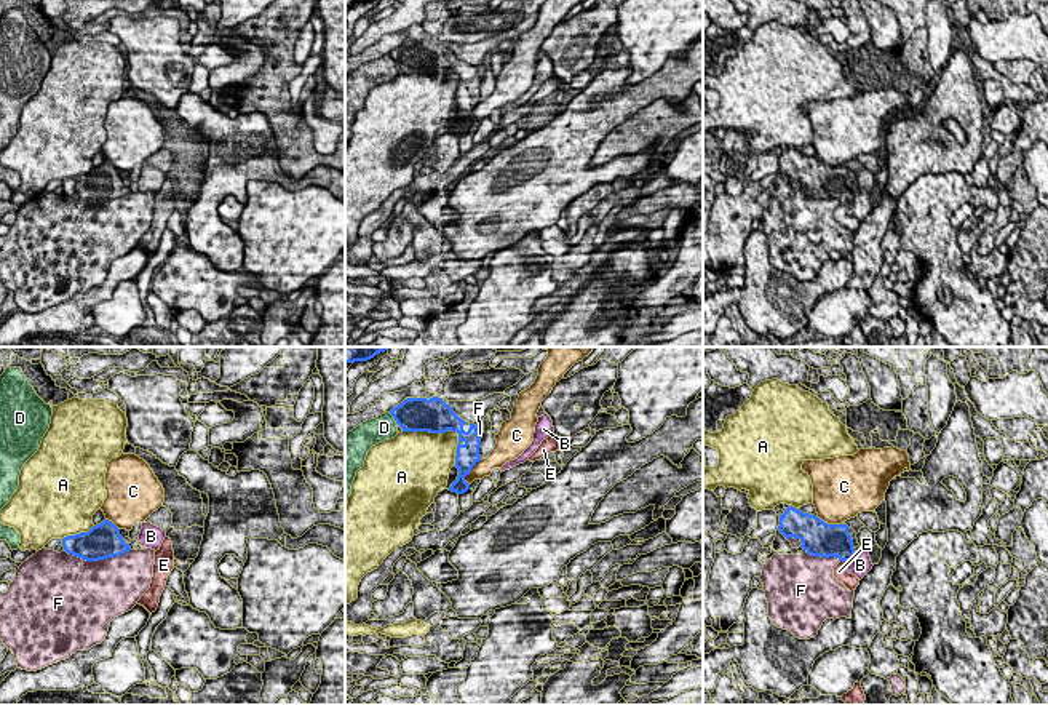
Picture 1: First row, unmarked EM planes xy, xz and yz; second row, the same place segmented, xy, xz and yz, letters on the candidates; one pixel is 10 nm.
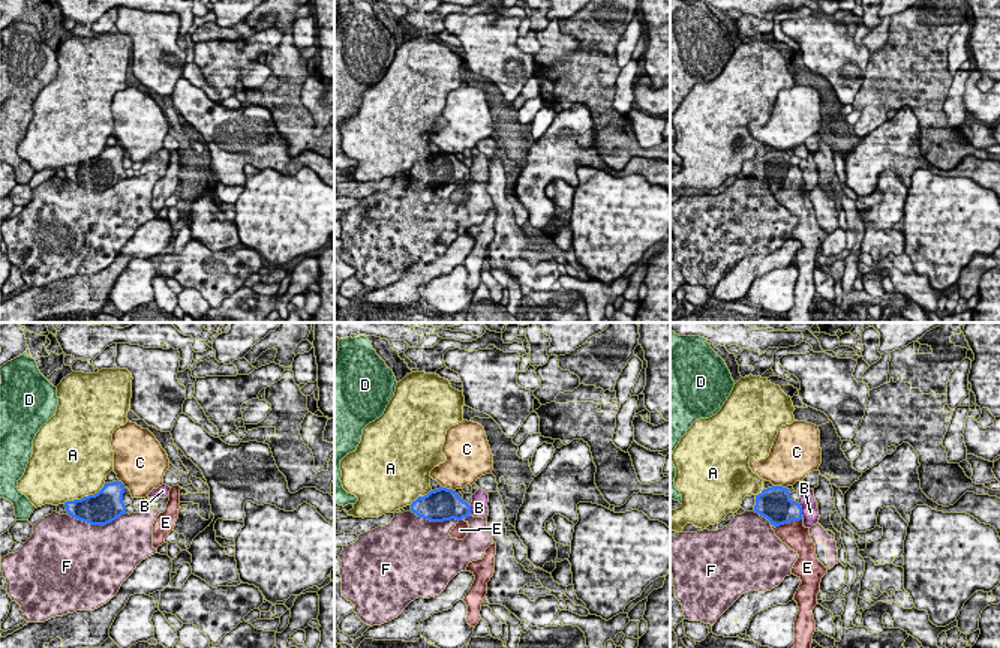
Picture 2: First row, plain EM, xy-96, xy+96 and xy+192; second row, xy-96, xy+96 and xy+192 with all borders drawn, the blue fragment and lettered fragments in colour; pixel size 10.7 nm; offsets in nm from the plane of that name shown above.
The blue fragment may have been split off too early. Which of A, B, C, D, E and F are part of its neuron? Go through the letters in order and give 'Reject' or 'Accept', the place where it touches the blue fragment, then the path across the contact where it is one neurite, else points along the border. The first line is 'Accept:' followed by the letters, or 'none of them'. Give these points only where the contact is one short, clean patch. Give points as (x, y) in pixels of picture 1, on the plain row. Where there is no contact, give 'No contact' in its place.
Accept: E
A: Reject. Touches blue at xz (435, 74)
B: Reject. Touches blue at yz (853, 197). Boundary: yz (855, 194), (849, 203)
C: Reject. Touches blue at xz (470, 112). Boundary: xz (480, 101), (465, 119), (468, 127)
D: Reject. Touches blue at xz (393, 59)
E: Accept. Touches blue at yz (845, 202). Path across: yz (833, 181), (845, 194), (845, 202), (844, 216), (850, 223)
F: Reject. Touches blue at xy (98, 202)

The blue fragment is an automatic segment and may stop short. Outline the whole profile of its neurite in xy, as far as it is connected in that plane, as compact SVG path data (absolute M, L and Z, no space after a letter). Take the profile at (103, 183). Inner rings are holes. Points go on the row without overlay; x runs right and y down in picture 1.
M109 161L93 168L88 174L64 179L62 189L69 197L86 203L107 201L131 192L120 177L120 171Z

